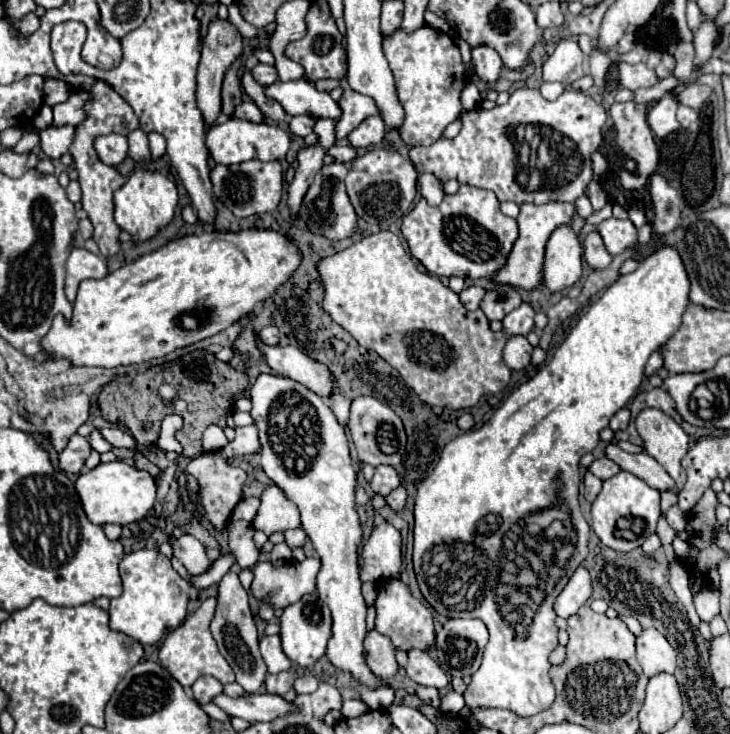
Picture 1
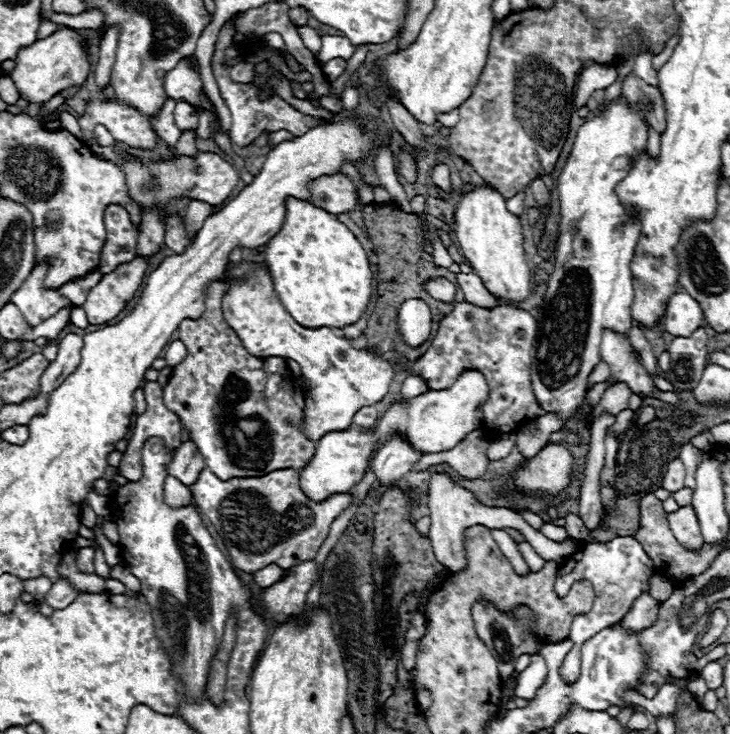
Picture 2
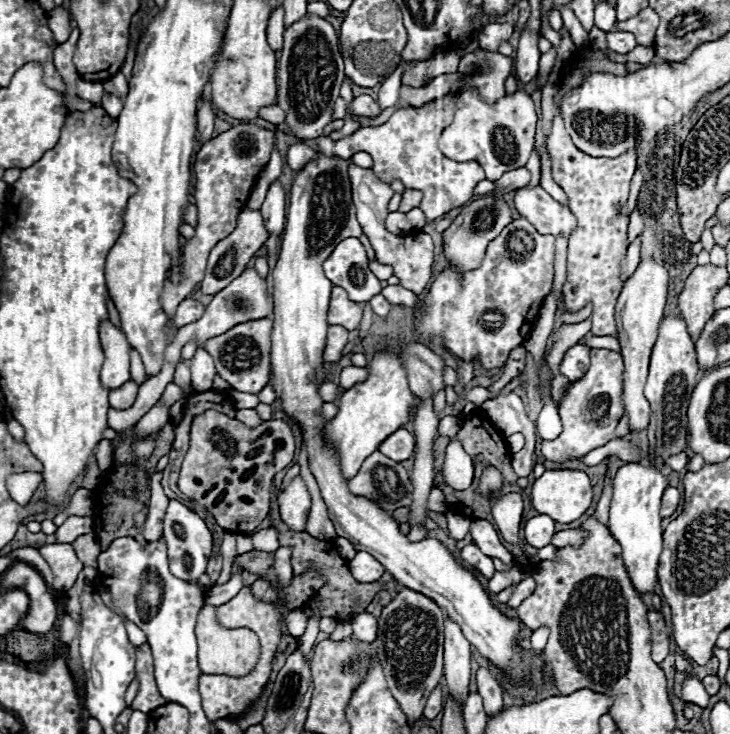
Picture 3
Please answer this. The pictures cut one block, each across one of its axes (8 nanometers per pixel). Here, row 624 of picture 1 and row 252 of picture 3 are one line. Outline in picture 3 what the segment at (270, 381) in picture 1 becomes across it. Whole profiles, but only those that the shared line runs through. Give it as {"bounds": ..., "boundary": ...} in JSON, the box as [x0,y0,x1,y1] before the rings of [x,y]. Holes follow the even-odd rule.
{"bounds":[324,238,382,302],"boundary":[[[358,238],[342,240],[324,262],[324,272],[336,286],[346,288],[354,302],[368,302],[382,290],[380,280],[368,270],[366,250]]]}

